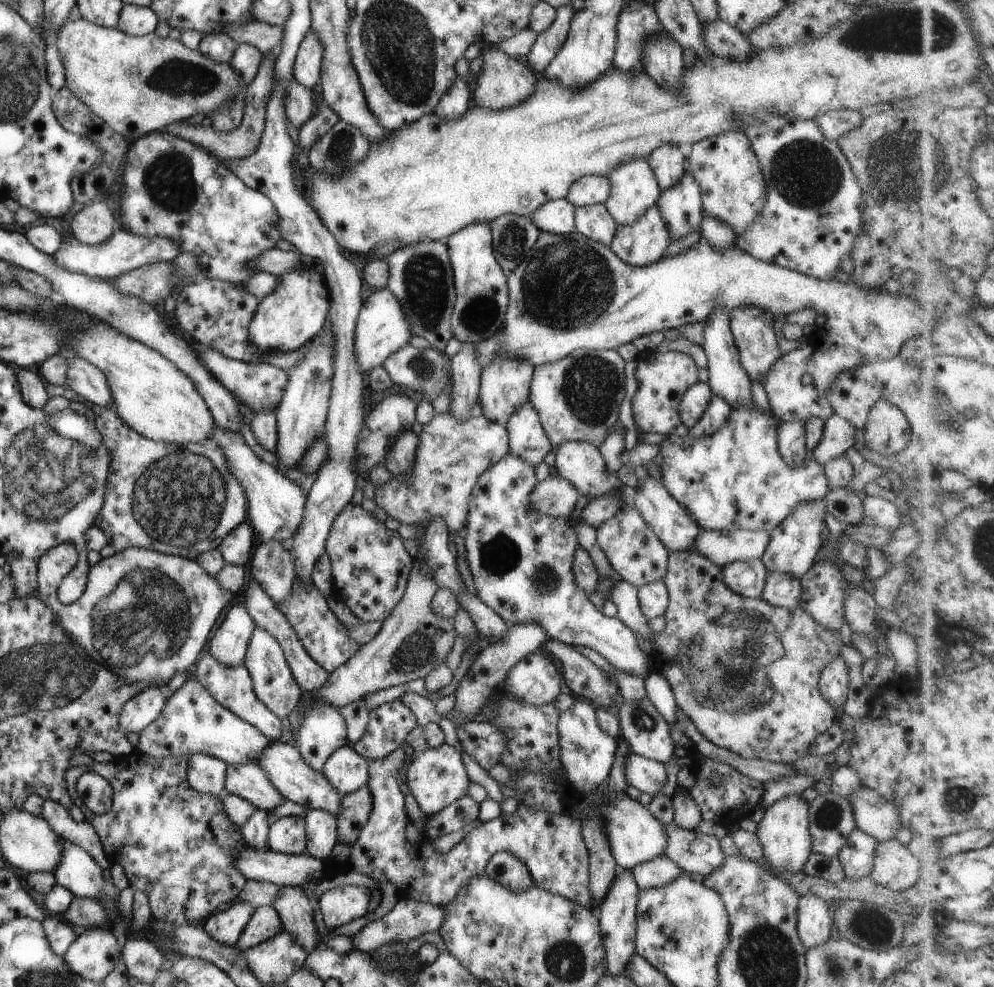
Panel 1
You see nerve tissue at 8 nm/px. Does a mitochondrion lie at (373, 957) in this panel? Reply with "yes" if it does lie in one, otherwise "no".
no

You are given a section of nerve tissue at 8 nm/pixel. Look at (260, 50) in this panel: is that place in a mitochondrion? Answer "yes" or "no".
no

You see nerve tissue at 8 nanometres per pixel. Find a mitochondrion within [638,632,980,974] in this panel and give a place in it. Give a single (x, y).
(873, 927)

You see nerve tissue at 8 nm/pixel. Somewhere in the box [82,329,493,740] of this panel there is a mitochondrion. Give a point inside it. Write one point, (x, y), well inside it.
(144, 615)

